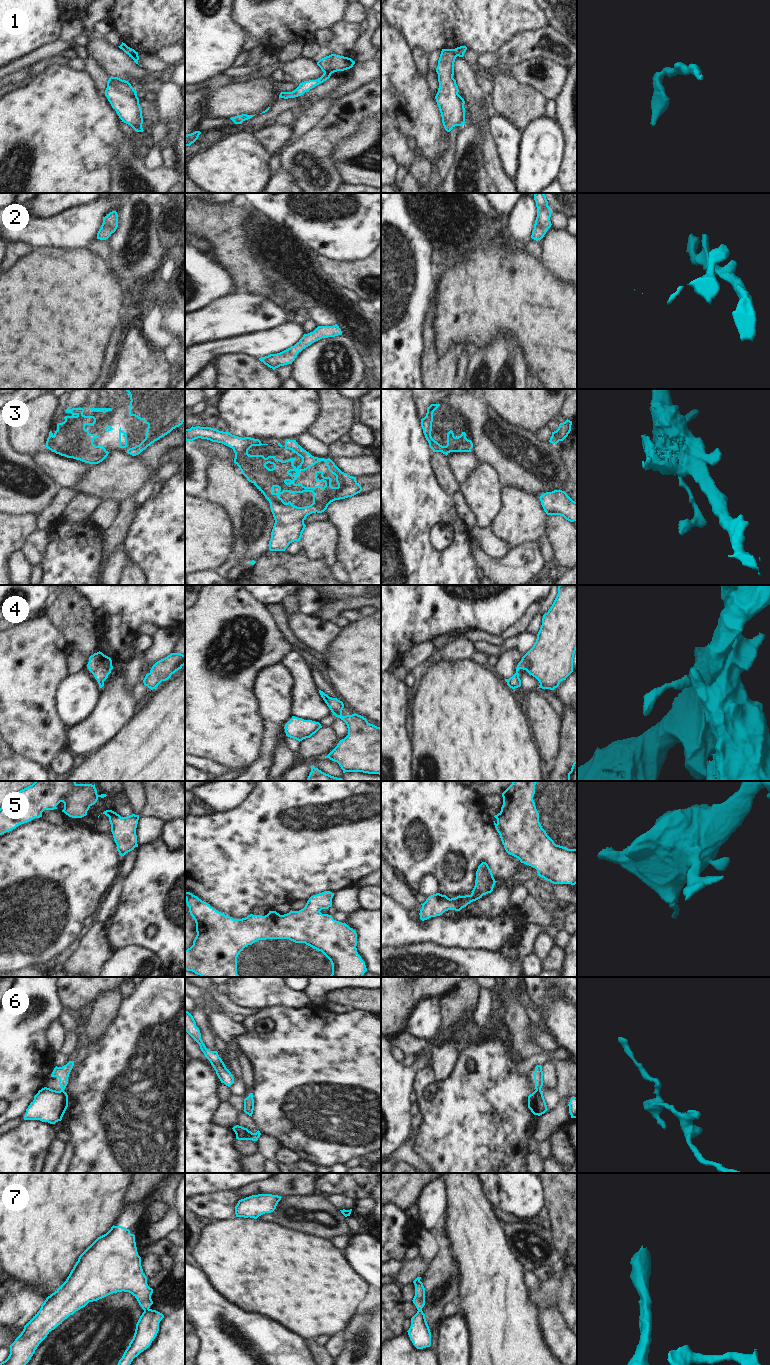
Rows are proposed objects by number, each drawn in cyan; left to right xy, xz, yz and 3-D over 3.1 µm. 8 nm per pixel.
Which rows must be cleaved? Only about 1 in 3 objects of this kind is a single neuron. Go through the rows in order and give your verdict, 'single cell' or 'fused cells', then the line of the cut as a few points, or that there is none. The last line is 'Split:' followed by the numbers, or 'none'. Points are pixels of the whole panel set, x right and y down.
1: fused cells; cut xz (324, 71), (331, 73)
2: single cell; cut none
3: fused cells; cut xy (52, 435), (50, 438), (51, 447), (71, 457)
4: single cell; cut none
5: single cell; cut none
6: fused cells; cut yz (540, 1089), (535, 1090)
7: fused cells; cut xy (148, 1308), (144, 1311)
Split: 1, 3, 6, 7

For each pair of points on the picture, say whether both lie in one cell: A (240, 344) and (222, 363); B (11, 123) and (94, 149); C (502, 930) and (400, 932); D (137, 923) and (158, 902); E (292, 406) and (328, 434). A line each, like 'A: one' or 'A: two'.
A: two
B: one
C: one
D: one
E: two

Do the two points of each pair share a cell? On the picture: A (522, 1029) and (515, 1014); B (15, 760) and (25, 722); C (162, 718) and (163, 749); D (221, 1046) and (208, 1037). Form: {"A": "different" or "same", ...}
{"A": "same", "B": "different", "C": "same", "D": "different"}

